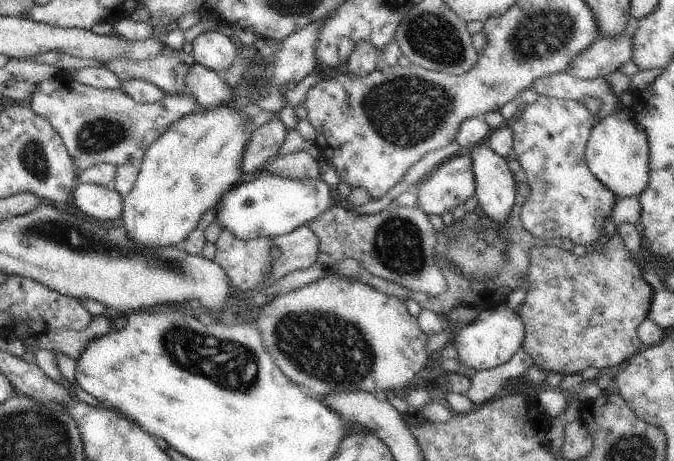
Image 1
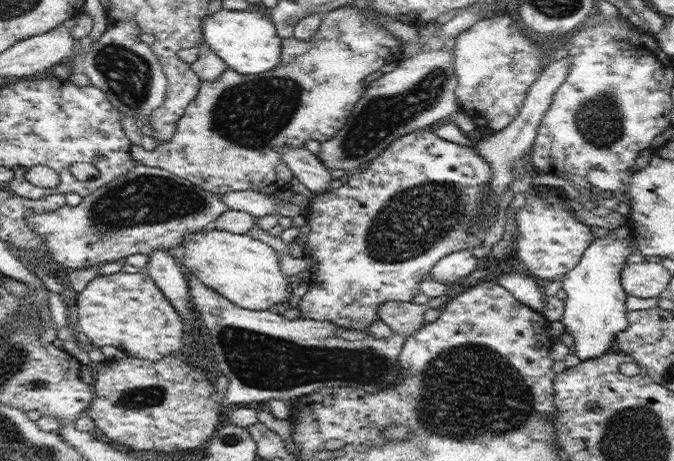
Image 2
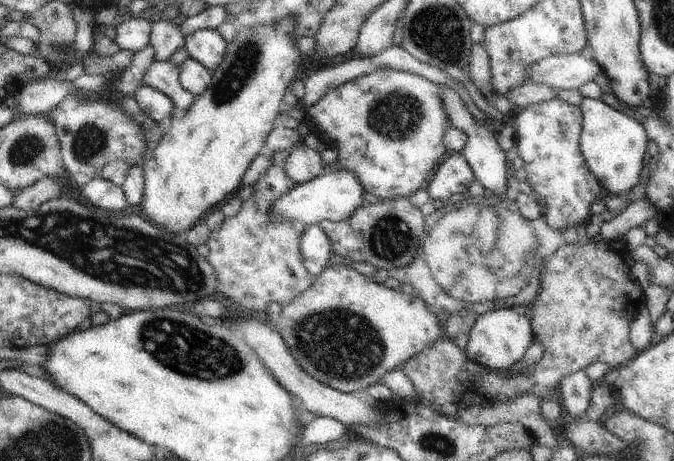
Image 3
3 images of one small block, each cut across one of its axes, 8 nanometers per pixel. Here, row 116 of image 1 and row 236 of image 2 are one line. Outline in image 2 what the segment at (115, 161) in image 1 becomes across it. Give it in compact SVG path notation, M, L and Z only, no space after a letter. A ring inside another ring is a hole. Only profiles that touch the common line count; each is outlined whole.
M134 165L130 170L127 170L122 176L114 178L110 182L107 182L100 190L96 190L87 194L83 197L82 202L77 204L76 206L61 206L58 210L54 212L41 212L38 214L37 212L31 212L28 218L28 224L30 224L30 228L34 229L40 236L43 236L46 241L46 248L48 254L50 254L53 264L62 264L66 268L88 268L89 266L98 266L100 267L105 262L114 262L116 260L120 260L120 258L125 258L127 256L132 256L132 254L150 254L155 250L166 250L168 251L170 248L174 248L174 246L178 246L183 241L183 238L194 231L201 230L210 230L213 229L213 224L219 216L228 210L227 206L223 203L220 195L210 192L201 186L186 180L185 178L176 176L172 174L169 170L164 170L163 168L158 168L154 166L146 166L146 165Z

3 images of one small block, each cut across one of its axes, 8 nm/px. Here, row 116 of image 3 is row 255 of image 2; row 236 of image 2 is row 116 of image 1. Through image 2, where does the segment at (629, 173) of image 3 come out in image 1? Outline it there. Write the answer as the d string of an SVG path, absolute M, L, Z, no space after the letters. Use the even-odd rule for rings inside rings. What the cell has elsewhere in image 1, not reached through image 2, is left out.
M616 111L603 119L596 118L585 146L585 161L590 172L618 199L640 196L649 179L649 140L636 117Z

